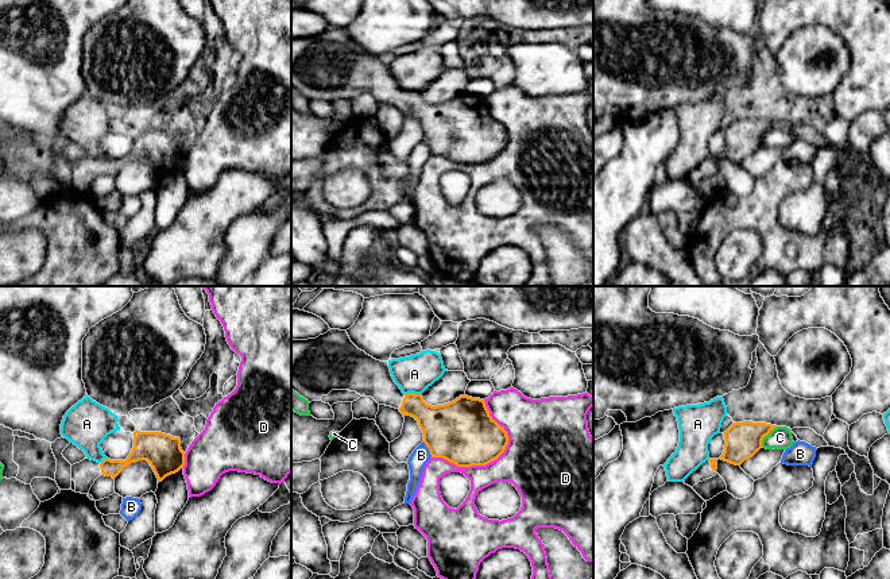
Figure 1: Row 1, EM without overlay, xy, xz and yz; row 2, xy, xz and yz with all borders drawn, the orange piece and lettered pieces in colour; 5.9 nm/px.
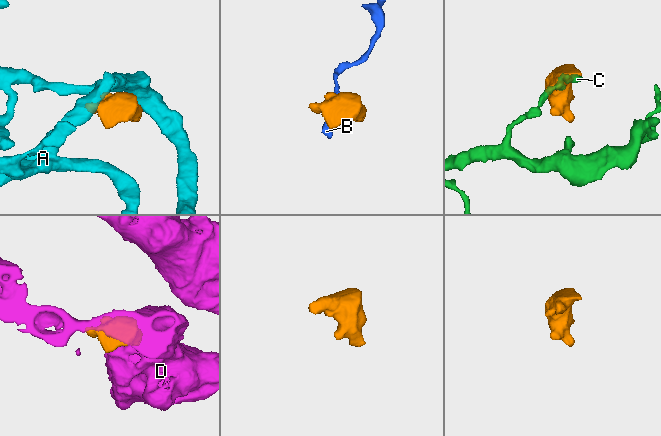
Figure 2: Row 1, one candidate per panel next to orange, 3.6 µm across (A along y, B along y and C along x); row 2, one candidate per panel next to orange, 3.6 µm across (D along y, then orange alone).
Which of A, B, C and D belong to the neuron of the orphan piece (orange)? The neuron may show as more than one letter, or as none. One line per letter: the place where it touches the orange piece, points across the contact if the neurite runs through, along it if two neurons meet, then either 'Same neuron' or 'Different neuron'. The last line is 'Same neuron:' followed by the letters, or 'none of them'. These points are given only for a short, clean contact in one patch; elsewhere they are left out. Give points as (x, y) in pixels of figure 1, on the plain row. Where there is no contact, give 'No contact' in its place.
A: Touches orange at xz (413, 91). Different neuron
B: Touches orange at xz (429, 147). Different neuron
C: Touches orange at yz (766, 132). Boundary: yz (777, 124), (763, 135), (761, 143). Different neuron
D: Touches orange at xz (475, 162). Different neuron
Same neuron: none of them

